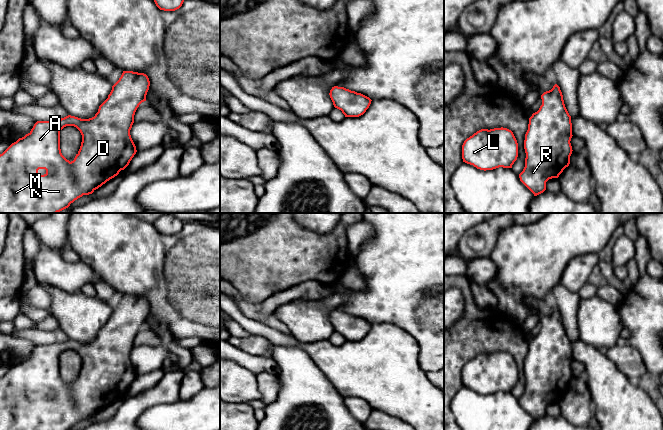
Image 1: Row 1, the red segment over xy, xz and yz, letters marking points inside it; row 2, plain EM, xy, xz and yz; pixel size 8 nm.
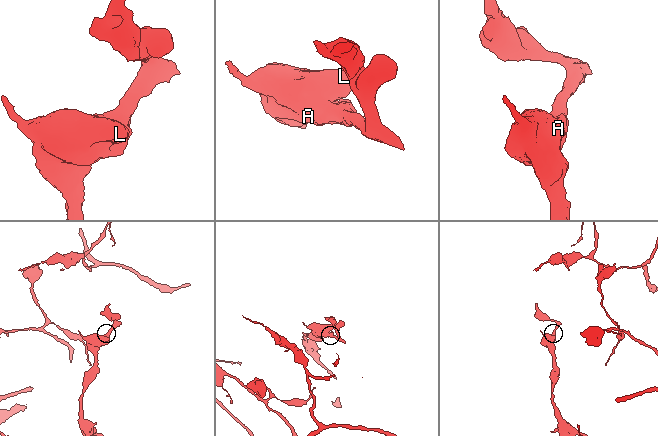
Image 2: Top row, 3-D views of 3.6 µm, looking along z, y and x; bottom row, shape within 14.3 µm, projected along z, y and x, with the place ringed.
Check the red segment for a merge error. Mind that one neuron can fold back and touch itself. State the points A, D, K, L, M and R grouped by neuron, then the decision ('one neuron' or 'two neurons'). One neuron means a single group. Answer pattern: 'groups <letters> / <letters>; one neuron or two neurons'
groups A D K L M R; one neuron

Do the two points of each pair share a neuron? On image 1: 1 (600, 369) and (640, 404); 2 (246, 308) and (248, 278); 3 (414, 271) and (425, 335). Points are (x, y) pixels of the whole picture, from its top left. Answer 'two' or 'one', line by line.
1: one
2: two
3: one

